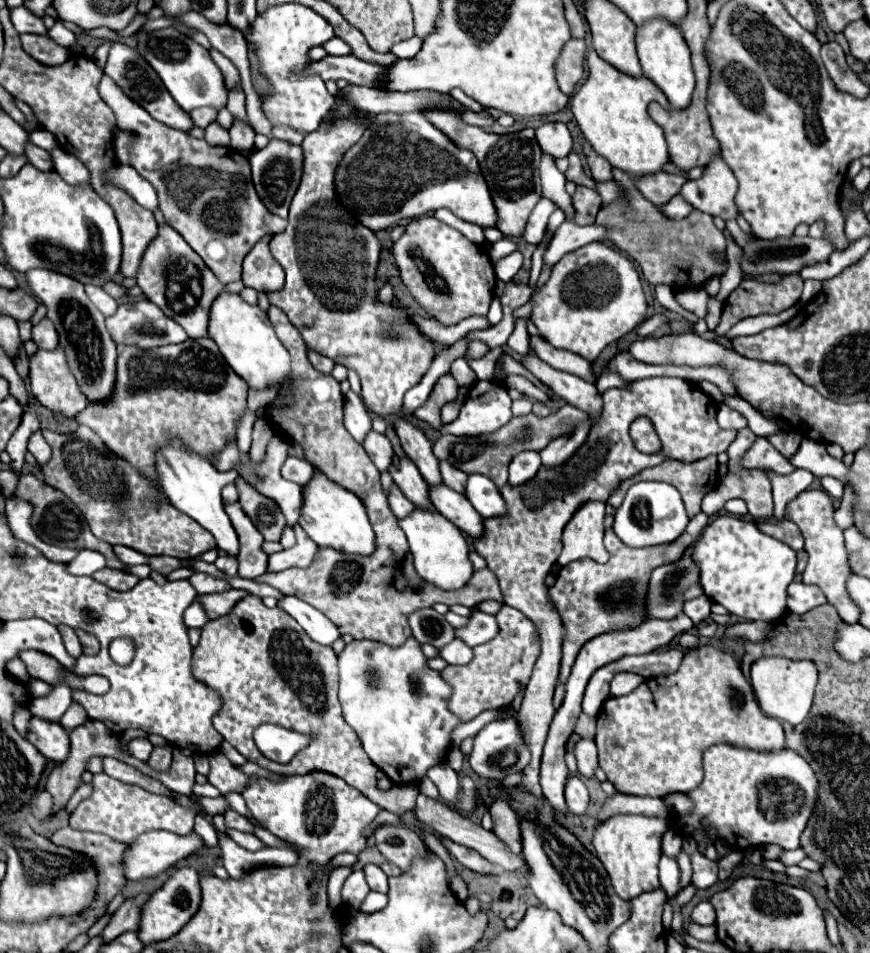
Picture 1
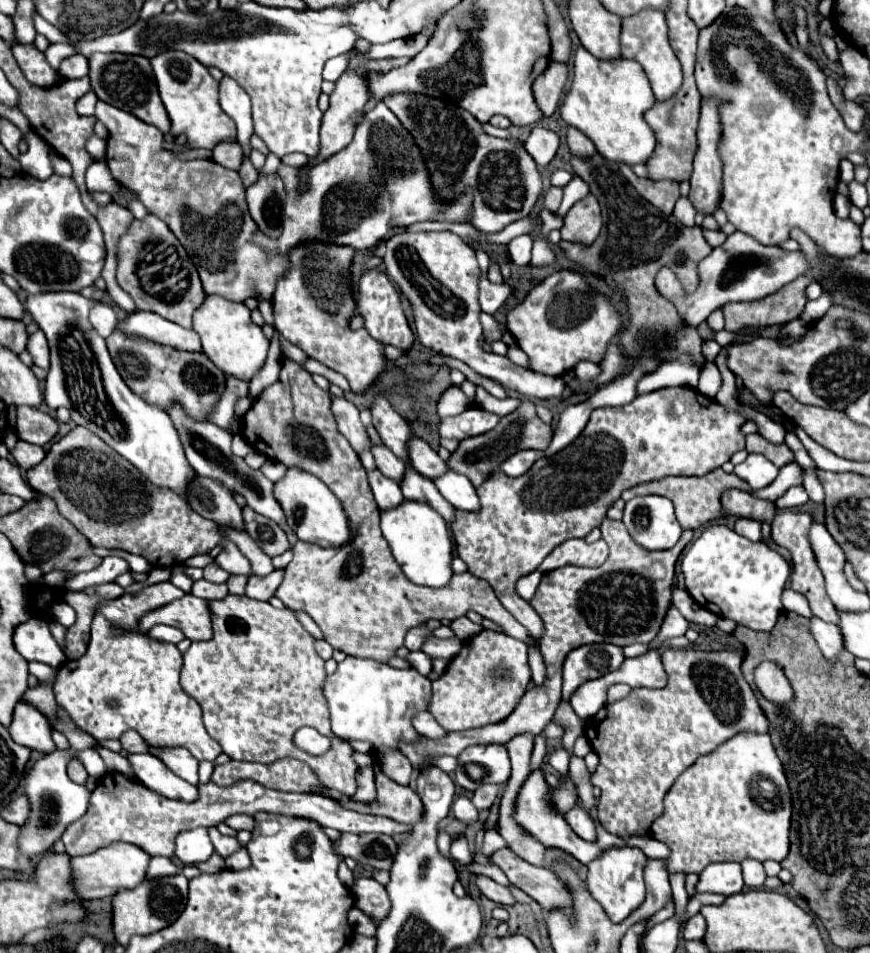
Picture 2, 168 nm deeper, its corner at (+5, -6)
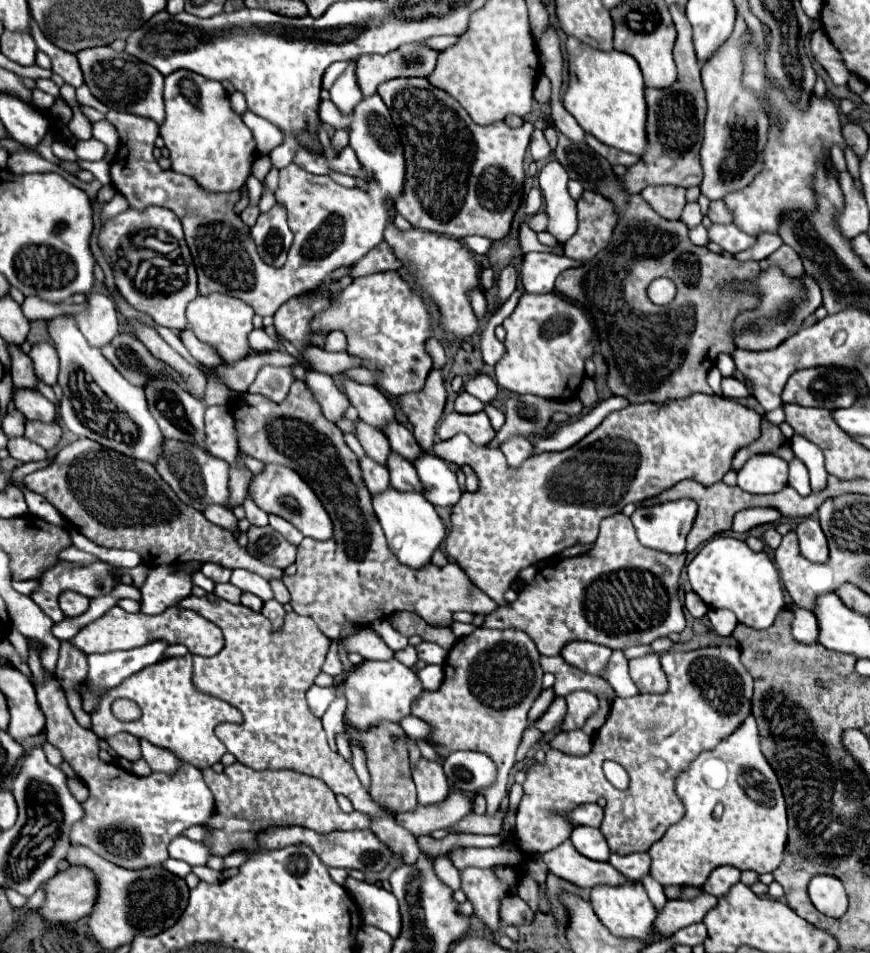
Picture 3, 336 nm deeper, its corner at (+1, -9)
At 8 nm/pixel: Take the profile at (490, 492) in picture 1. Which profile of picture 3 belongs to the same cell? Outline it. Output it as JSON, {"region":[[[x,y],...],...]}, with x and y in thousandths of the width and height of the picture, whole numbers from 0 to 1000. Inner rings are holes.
{"region":[[[486,474],[475,483],[479,499],[486,508],[486,520],[498,531],[523,531],[530,523],[523,495],[505,483],[505,478]]]}

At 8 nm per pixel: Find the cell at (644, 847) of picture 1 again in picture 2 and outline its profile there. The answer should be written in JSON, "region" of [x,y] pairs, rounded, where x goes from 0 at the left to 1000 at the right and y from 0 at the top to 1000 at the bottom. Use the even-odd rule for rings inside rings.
{"region":[[[723,887],[695,891],[686,901],[682,901],[675,908],[677,910],[675,931],[679,939],[693,950],[702,966],[707,969],[716,966],[728,954],[732,954],[741,945],[741,937],[744,937],[739,924],[741,908],[744,908],[744,897],[734,889],[723,889]]]}

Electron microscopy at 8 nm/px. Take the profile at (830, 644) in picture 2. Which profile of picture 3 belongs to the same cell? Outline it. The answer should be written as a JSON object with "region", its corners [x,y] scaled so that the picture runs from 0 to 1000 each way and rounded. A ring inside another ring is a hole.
{"region":[[[909,634],[907,640],[911,642],[911,653],[909,653],[909,665],[914,672],[923,676],[937,676],[937,667],[941,661],[937,659],[937,646],[932,646],[930,640],[918,638],[916,634]]]}

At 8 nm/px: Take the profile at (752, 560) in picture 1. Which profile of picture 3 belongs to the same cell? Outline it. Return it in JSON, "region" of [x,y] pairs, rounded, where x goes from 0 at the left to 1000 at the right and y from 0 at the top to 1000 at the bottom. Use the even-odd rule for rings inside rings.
{"region":[[[822,562],[790,594],[792,613],[815,638],[840,640],[852,655],[863,659],[884,659],[893,642],[902,638],[898,609],[891,592],[879,579],[863,579],[863,575],[843,562]]]}

